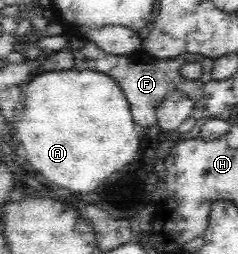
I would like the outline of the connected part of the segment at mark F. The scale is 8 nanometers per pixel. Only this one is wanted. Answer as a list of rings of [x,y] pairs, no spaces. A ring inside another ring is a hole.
[[[86,40],[76,41],[71,45],[71,49],[75,51],[75,63],[73,63],[73,67],[75,67],[76,70],[95,70],[96,72],[107,74],[118,82],[119,87],[121,87],[129,102],[133,121],[136,125],[140,125],[143,130],[155,125],[157,108],[161,106],[166,95],[171,90],[177,89],[181,91],[181,93],[184,93],[184,95],[189,96],[189,98],[193,100],[193,103],[197,103],[197,101],[203,97],[204,85],[212,80],[214,59],[201,54],[184,53],[176,58],[165,60],[155,59],[154,62],[150,64],[133,61],[133,59],[130,59],[128,56],[116,56],[107,53],[93,42]],[[191,61],[199,62],[202,67],[201,77],[195,80],[189,80],[179,72],[182,65]]]

